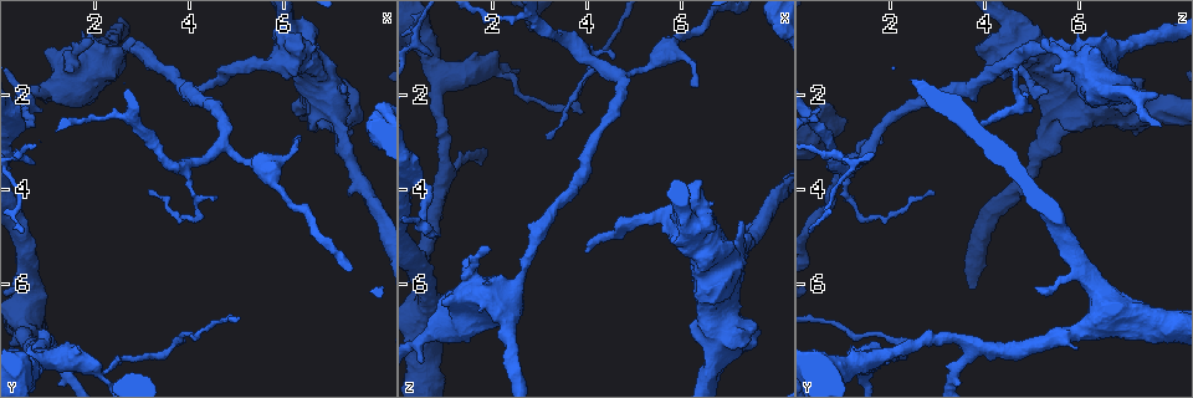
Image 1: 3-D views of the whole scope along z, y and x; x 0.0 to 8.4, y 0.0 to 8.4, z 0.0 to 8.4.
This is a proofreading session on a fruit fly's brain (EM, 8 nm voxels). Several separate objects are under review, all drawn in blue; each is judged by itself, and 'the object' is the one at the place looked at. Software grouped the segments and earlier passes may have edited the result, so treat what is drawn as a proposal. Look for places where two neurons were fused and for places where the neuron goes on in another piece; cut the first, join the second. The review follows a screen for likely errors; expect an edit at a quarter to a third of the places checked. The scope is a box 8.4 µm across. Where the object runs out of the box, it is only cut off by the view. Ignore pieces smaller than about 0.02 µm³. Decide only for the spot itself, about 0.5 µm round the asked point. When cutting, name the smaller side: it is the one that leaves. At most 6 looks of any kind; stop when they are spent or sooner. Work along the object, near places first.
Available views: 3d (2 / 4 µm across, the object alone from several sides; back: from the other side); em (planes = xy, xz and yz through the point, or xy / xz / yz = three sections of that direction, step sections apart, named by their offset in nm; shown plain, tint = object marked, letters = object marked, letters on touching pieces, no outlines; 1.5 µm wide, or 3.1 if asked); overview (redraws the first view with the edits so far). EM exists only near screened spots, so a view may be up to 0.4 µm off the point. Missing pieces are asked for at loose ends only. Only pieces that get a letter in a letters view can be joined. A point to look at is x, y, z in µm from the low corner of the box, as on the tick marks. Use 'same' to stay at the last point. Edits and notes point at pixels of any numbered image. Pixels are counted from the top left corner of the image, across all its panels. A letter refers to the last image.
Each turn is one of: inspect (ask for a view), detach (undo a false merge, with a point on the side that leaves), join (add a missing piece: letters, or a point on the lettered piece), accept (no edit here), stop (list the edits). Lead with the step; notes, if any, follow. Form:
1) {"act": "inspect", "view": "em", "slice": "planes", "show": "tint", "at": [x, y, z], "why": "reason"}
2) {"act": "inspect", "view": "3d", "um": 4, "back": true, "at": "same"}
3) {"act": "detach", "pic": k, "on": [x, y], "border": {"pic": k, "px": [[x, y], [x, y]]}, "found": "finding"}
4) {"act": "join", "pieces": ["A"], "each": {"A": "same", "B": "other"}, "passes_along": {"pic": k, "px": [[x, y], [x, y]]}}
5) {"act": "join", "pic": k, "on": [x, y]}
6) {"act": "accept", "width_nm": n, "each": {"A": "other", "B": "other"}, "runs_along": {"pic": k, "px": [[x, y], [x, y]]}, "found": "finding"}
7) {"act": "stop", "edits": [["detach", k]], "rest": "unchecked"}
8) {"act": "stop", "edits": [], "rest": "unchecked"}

{"act": "inspect", "view": "em", "slice": "planes", "show": "letters", "at": [6.25, 2.85, 1.80], "why": "free end"}

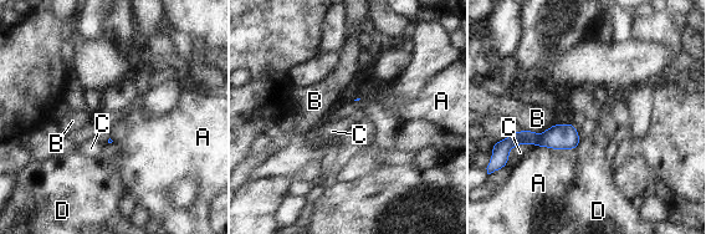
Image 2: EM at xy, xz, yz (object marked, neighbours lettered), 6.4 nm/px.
{"act": "accept", "longest_contact_nm": ["A", 240], "each": {"A": "other", "B": "other", "C": "other", "D": "other"}, "found": "none of them fits"}

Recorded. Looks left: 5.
{"act": "inspect", "view": "em", "slice": "planes", "show": "letters", "at": [3.85, 3.60, 1.10], "why": "branch point"}

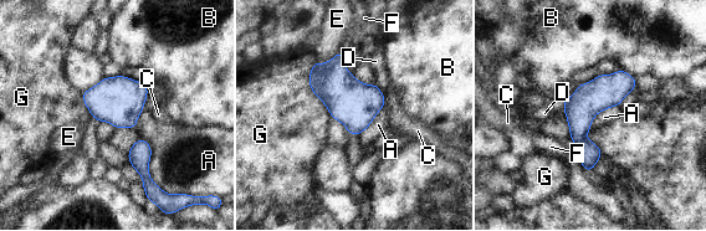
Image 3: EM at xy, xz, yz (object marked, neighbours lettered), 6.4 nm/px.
{"act": "accept", "each": {"A": "other", "B": "other", "C": "other", "D": "other", "E": "other", "F": "other", "G": "other"}, "runs_along": {"pic": 3, "px": [[622, 73], [581, 114], [587, 167]]}, "found": "one neuron here"}

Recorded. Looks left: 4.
{"act": "inspect", "view": "3d", "um": 4, "at": [6.70, 2.55, 6.15], "why": "sharp bend"}

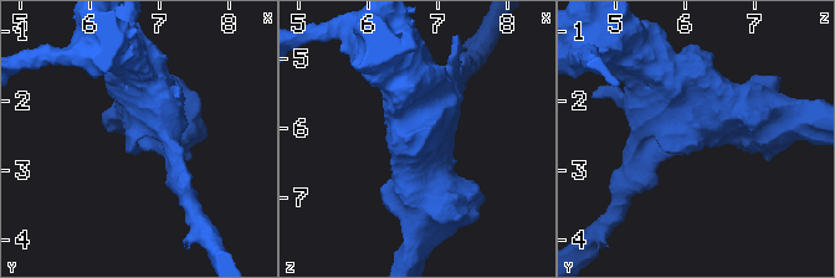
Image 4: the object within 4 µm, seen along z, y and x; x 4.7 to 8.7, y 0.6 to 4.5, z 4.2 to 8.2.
{"act": "inspect", "view": "em", "slice": "planes", "show": "plain", "at": [6.70, 2.55, 6.20], "arm_widths_nm": [550, 700], "why": "shape alone is not enough"}

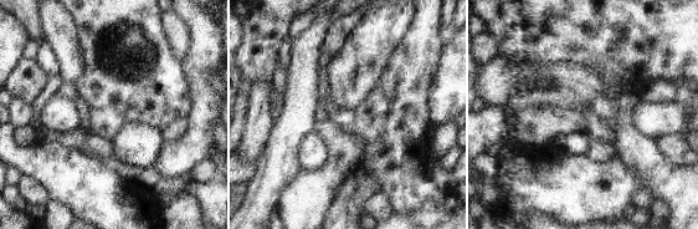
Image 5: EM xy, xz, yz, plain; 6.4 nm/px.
{"act": "inspect", "view": "em", "slice": "planes", "show": "letters", "at": "same", "why": "what lies round it"}

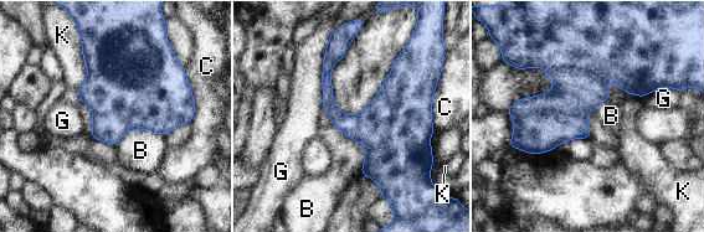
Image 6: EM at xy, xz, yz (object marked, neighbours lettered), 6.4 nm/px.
{"act": "accept", "longest_contact_nm": ["G", 480], "each": {"B": "other", "C": "other", "G": "other", "K": "other"}, "border": {"pic": 6, "px": [[332, 124], [363, 147], [360, 174]]}, "found": "one neuron here"}

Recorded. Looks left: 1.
{"act": "stop", "edits": [], "rest": "unchecked"}

